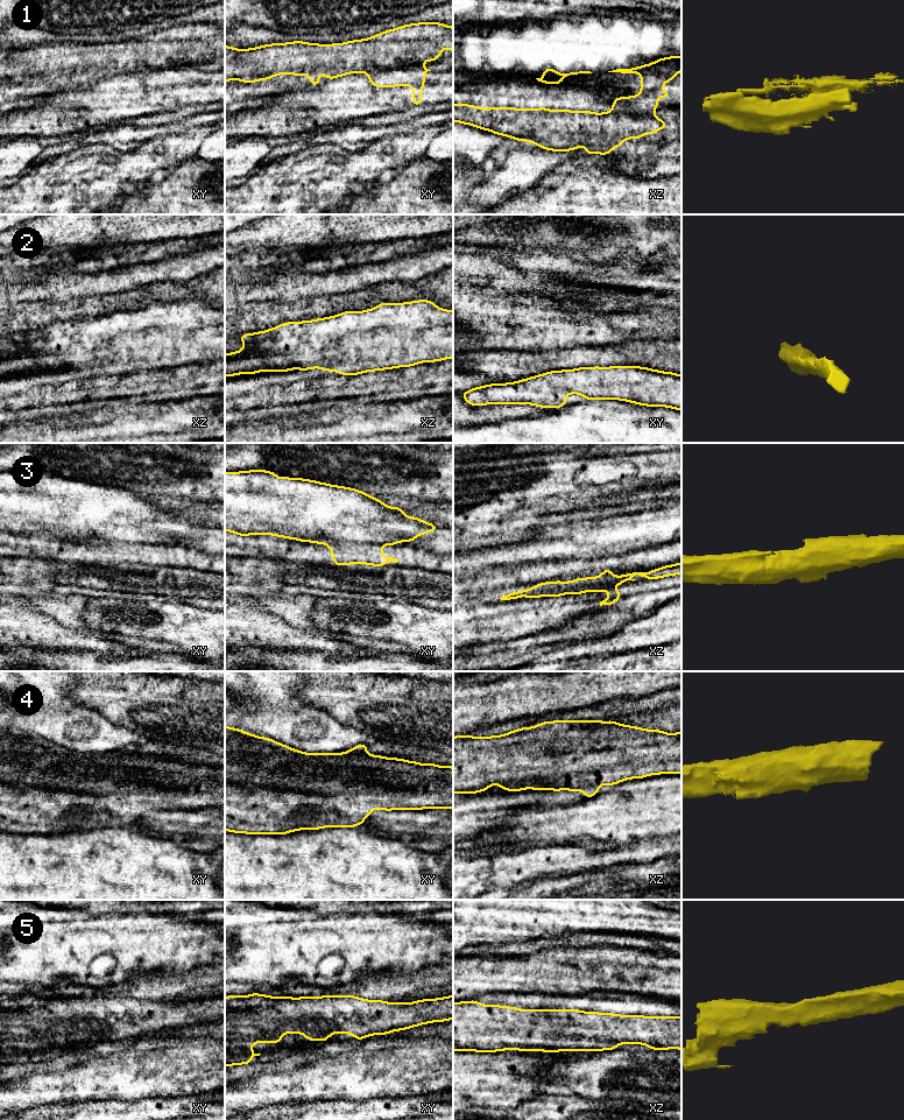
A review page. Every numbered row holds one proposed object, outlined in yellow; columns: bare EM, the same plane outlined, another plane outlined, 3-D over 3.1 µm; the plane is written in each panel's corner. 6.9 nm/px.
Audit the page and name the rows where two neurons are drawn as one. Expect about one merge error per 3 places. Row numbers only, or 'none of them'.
1, 3

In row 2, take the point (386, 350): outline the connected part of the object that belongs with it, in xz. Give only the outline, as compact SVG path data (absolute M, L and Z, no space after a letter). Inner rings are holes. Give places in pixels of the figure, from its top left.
M429 300L404 303L384 302L363 311L345 311L326 318L283 323L266 331L243 333L240 339L245 345L242 350L225 353L225 376L312 368L334 371L351 376L453 358L453 310L440 309Z

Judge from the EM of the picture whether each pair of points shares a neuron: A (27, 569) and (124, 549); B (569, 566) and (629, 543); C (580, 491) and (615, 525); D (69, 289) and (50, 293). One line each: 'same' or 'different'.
A: different
B: different
C: different
D: same

